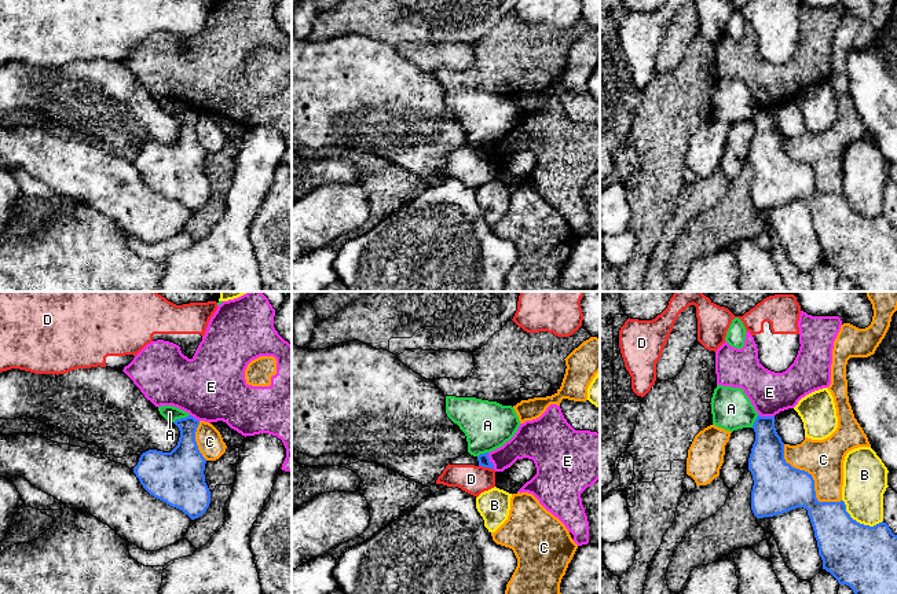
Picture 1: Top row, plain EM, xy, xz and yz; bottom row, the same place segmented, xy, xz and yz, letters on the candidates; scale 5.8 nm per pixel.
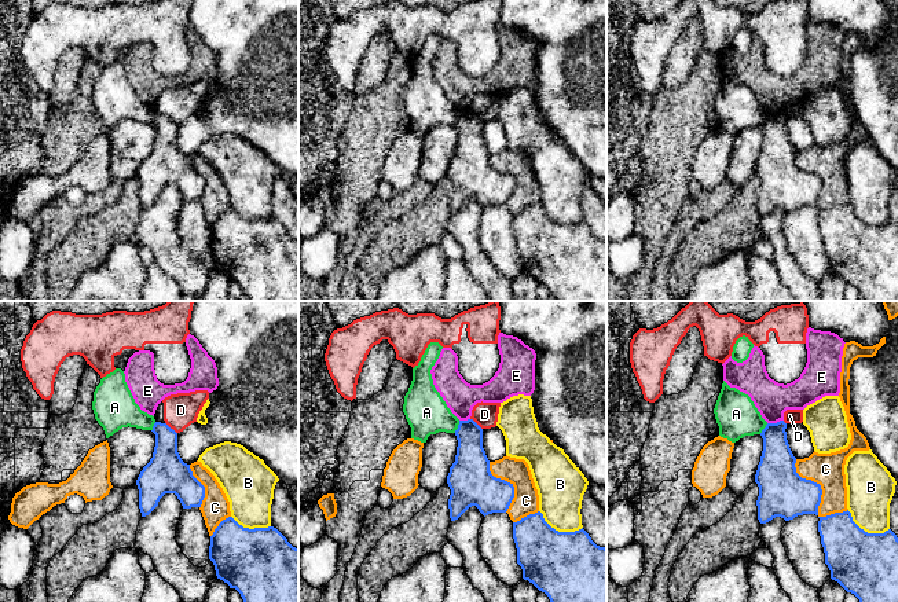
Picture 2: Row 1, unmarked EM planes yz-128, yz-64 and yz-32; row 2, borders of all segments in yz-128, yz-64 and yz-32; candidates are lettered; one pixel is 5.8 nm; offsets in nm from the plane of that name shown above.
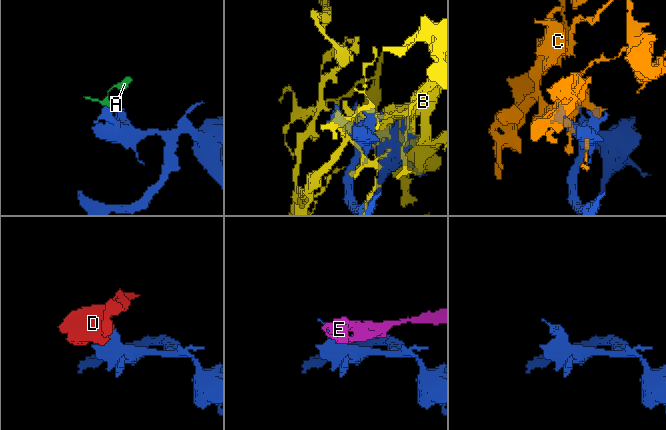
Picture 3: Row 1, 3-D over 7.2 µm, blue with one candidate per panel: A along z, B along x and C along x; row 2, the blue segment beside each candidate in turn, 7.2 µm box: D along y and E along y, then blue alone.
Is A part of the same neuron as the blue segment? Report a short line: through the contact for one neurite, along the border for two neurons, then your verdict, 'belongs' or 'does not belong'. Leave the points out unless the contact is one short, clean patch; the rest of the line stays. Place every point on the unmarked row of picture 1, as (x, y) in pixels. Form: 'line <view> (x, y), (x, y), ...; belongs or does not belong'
line xy (189, 106), (174, 114); does not belong

